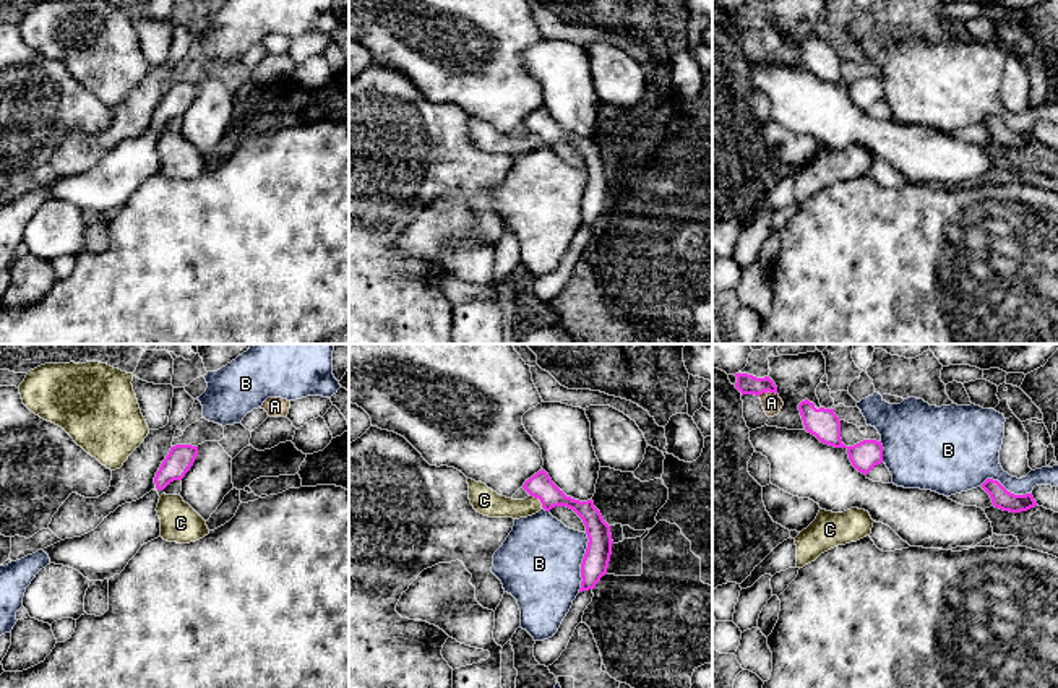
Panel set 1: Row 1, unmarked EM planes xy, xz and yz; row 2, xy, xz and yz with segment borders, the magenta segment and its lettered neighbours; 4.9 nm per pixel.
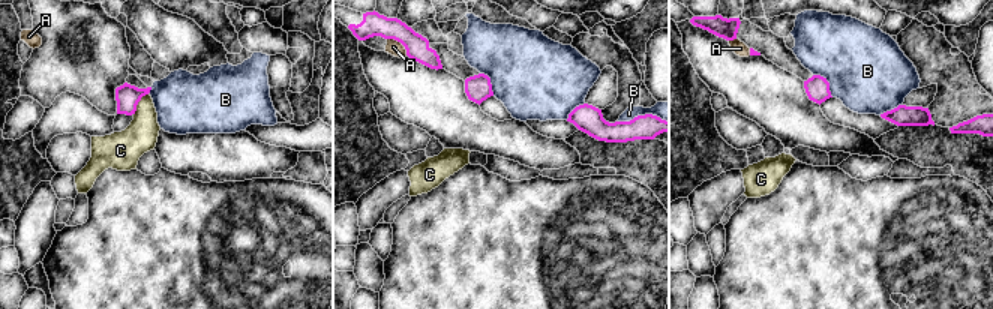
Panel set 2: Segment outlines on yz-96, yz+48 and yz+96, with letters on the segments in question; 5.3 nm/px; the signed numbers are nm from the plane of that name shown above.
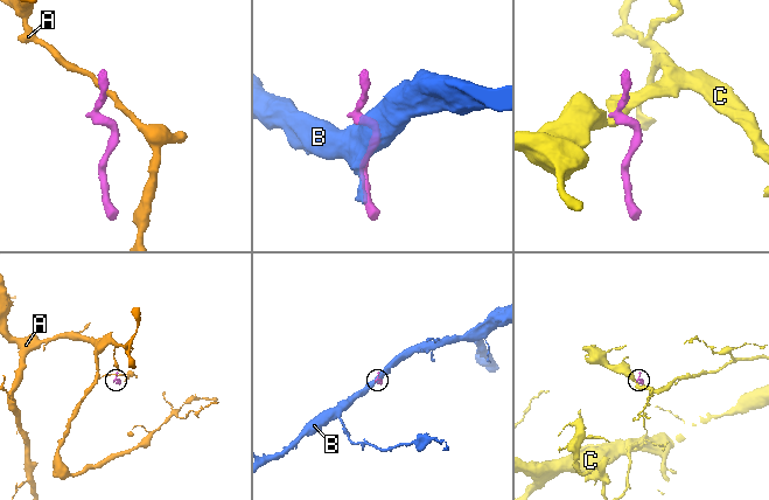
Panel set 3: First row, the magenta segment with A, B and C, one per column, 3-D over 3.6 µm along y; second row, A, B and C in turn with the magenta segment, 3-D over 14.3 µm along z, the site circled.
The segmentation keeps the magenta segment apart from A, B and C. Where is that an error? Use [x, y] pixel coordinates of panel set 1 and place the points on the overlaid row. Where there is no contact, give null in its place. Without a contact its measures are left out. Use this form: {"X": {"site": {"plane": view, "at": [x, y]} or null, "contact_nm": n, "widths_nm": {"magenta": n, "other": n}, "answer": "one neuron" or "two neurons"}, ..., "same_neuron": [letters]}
{"A": {"site": {"plane": "yz", "at": [766, 391]}, "contact_nm": 100, "widths_nm": {"magenta": 100, "other": 100}, "answer": "two neurons"}, "B": {"site": {"plane": "xz", "at": [583, 562]}, "contact_nm": 300, "widths_nm": {"magenta": 130, "other": 420}, "answer": "two neurons"}, "C": {"site": {"plane": "xz", "at": [539, 498]}, "contact_nm": 110, "widths_nm": {"magenta": 120, "other": 130}, "answer": "two neurons"}, "same_neuron": []}

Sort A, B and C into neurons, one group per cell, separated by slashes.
A / B / C

